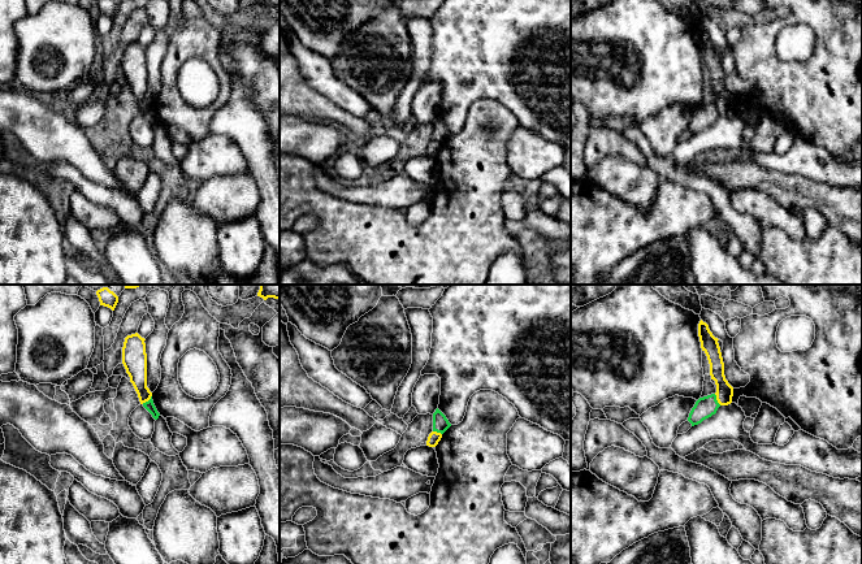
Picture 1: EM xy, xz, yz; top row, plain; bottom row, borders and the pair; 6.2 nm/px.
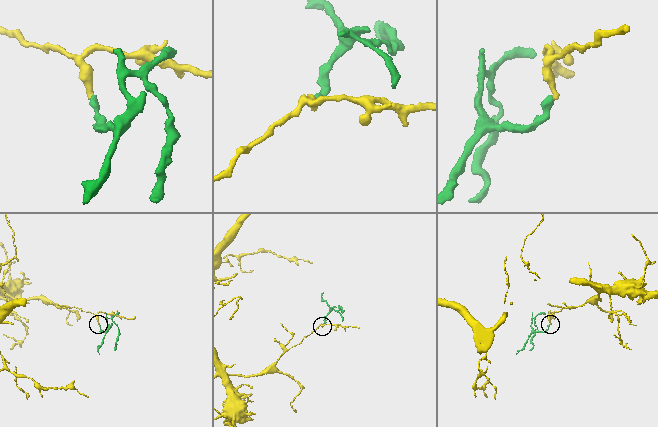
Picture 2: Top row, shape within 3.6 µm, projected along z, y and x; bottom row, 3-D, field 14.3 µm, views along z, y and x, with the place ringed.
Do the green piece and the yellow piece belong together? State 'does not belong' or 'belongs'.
does not belong

